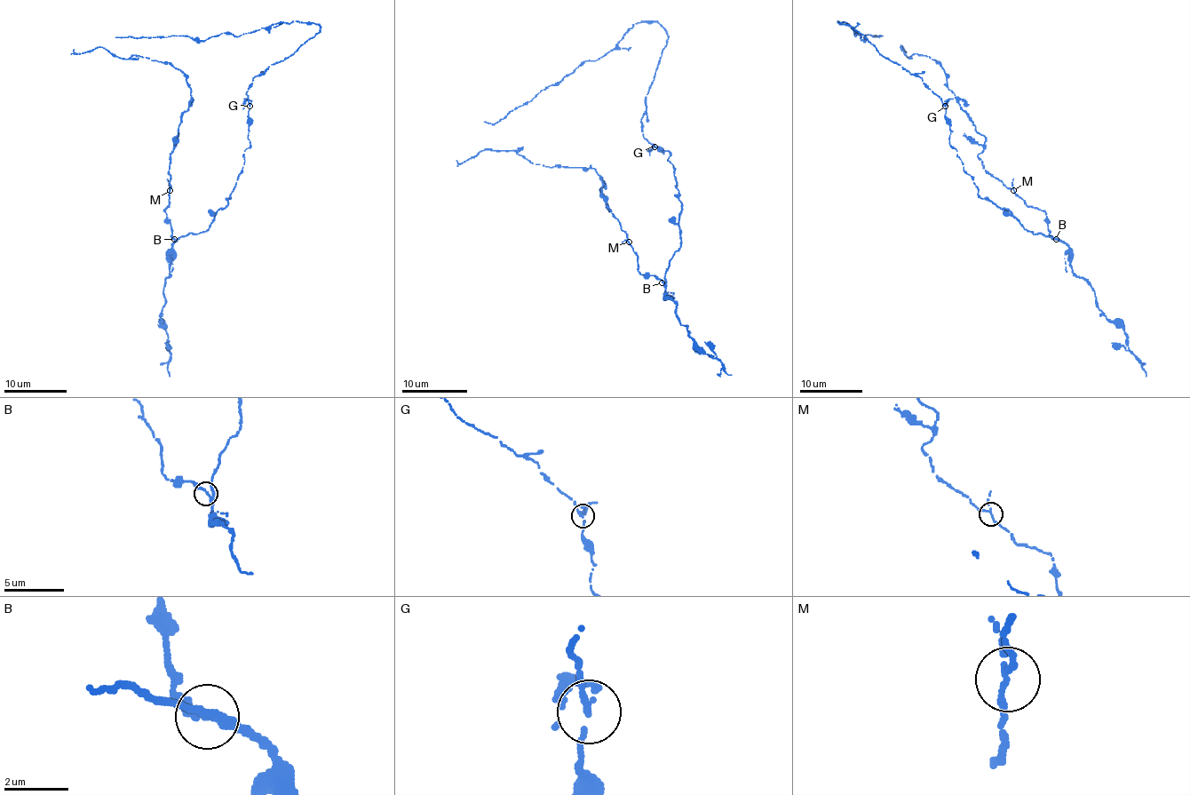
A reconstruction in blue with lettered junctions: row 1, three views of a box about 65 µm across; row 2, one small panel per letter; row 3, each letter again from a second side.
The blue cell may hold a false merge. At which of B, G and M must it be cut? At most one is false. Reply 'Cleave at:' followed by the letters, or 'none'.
Cleave at: none

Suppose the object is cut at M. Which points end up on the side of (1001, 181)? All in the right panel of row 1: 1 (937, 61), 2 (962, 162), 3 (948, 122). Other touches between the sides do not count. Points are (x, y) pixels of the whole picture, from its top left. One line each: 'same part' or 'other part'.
1: same part
2: other part
3: other part

